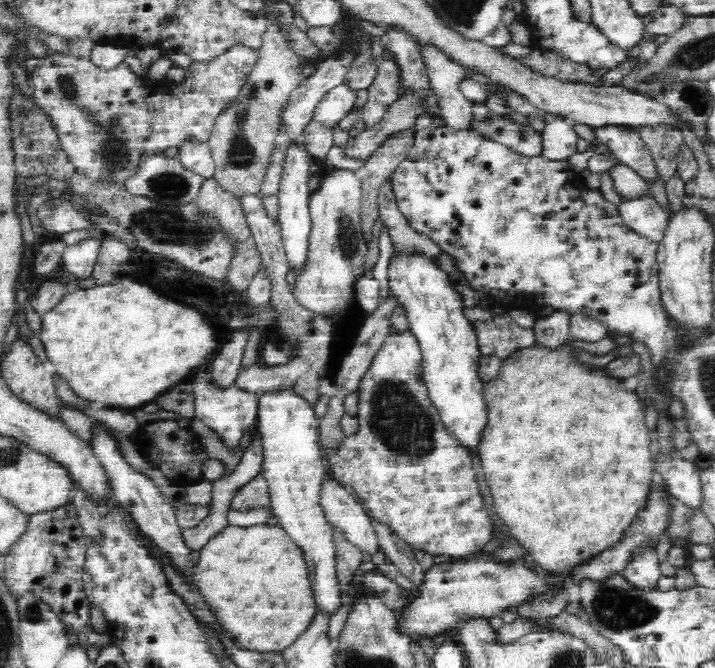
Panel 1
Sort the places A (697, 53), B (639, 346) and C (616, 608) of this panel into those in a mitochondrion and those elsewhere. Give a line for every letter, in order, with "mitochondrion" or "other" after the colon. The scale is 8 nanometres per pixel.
A: mitochondrion
B: other
C: mitochondrion

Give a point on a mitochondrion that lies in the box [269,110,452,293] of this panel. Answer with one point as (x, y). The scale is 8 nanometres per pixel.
(347, 241)

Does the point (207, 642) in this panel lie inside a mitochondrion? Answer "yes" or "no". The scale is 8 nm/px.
no

